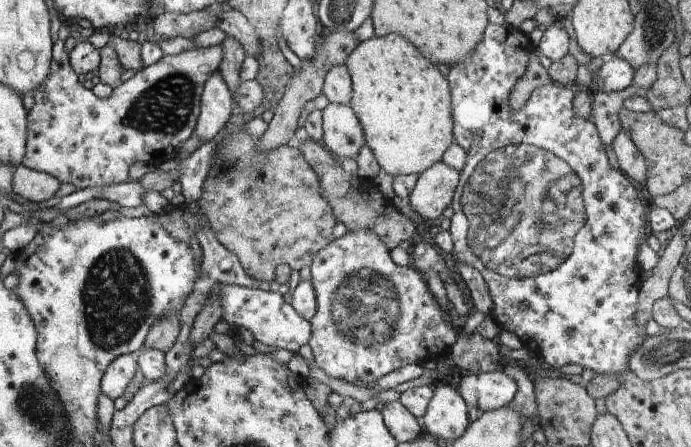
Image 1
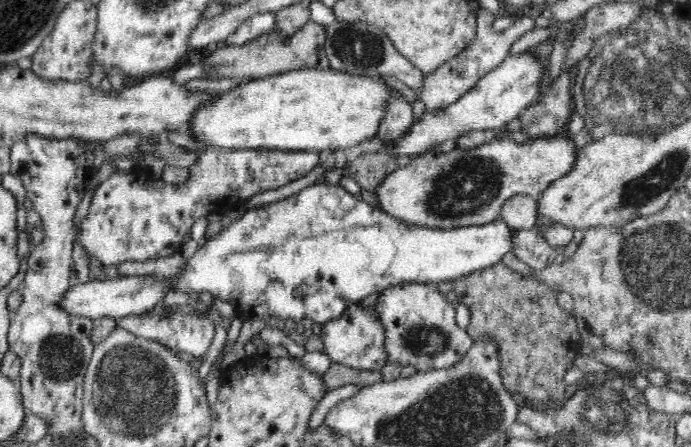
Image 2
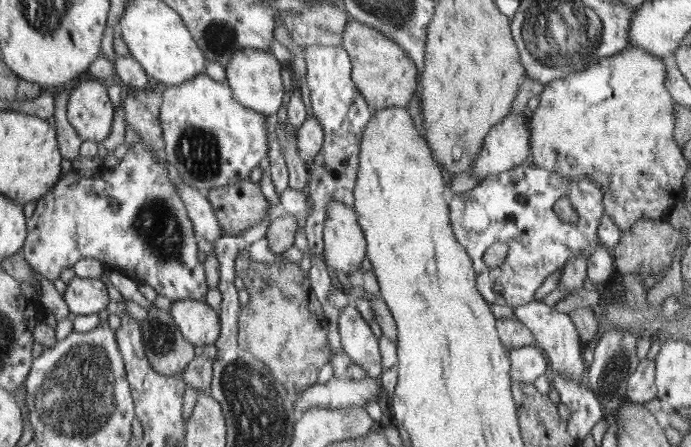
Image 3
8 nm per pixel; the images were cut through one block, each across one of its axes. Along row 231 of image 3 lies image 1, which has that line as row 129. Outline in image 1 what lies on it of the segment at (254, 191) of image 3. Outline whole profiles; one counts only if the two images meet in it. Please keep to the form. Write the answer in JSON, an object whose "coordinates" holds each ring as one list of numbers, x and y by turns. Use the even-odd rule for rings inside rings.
{"coordinates":[[232,96,232,98,233,108,231,116,222,131,223,139,220,143,215,144,215,153,213,154,210,171,207,173,205,182,203,183,203,192,199,199,200,212,207,217,210,228,212,228,213,232,217,235,219,242,224,245,228,251,236,254,246,275,260,282,264,280,264,282,271,283,276,279,275,270,278,264,288,264,288,266,292,266,292,270,300,270,305,266,311,268,312,263,315,262,315,256,321,251,324,251,329,244,332,244,333,240,336,240,336,225,340,224,340,222,336,220,336,208,332,208,332,204,330,204,332,200,328,200,328,196,324,196,324,190,320,188,321,176,317,172,317,169,311,168,311,166,308,165,306,158,299,149,290,148,288,145,283,145,269,151,260,149,260,140,246,132,244,128,245,122,242,119,244,112,236,105,235,96]]}

